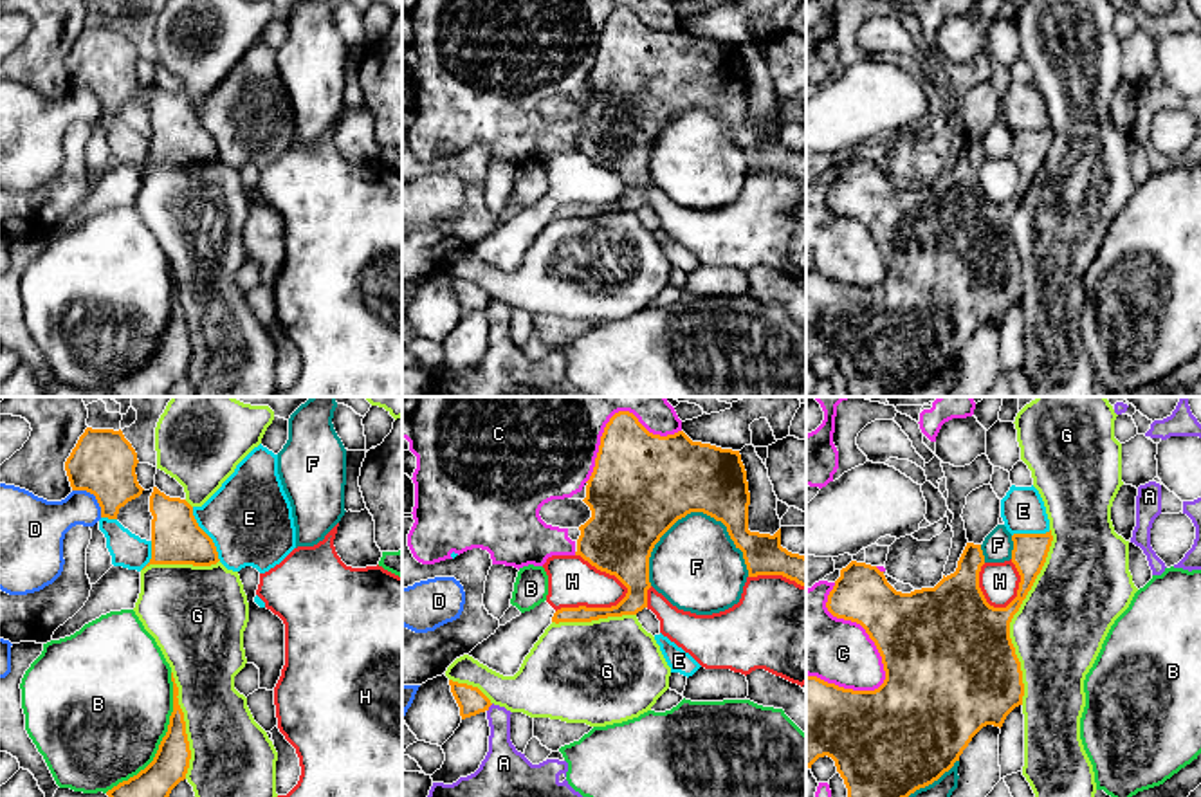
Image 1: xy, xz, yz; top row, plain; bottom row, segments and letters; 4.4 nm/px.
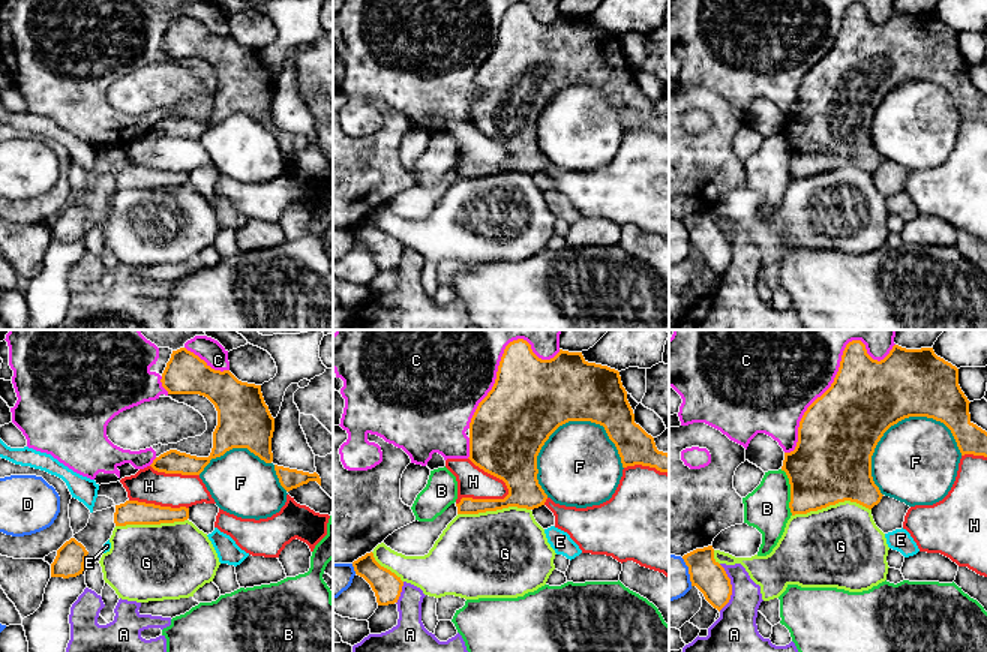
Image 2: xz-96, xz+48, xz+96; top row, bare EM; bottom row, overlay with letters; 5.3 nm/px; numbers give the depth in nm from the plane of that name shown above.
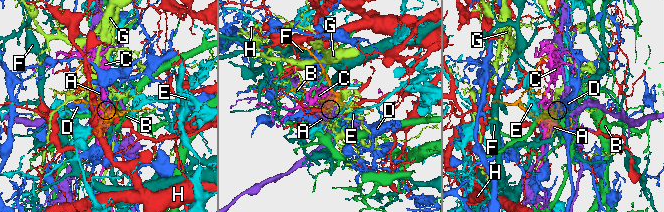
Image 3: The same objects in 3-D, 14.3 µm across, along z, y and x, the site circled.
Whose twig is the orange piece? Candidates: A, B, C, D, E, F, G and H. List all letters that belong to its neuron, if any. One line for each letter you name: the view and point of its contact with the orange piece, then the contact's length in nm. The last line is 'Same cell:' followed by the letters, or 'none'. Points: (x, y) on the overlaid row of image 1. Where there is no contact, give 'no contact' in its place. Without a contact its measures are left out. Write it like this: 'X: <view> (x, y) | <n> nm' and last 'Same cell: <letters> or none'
G: yz (1012, 617) | 800 nm
Same cell: G

